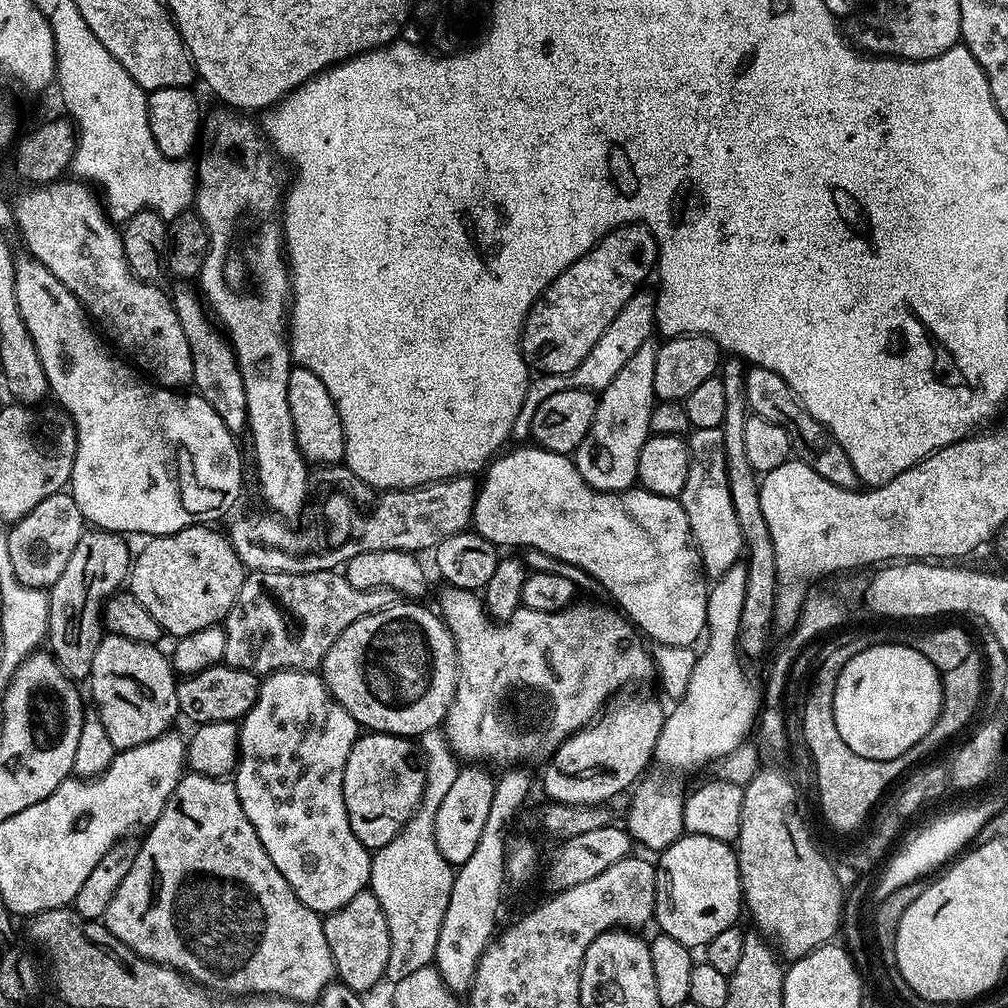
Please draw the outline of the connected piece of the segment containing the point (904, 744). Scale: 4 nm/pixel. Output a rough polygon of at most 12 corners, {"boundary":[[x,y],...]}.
{"boundary":[[869,643],[838,674],[834,722],[893,760],[934,726],[942,673]]}

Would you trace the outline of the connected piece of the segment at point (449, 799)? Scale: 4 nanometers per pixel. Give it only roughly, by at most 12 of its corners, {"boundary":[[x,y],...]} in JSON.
{"boundary":[[466,766],[434,822],[438,850],[464,864],[485,829],[496,780]]}

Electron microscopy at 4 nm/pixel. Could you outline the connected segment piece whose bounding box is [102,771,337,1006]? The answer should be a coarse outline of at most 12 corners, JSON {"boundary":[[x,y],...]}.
{"boundary":[[180,777],[102,922],[225,996],[319,1001],[321,913],[231,779]]}

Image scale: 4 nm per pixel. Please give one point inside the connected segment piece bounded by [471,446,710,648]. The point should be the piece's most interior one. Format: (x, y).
(638, 545)

